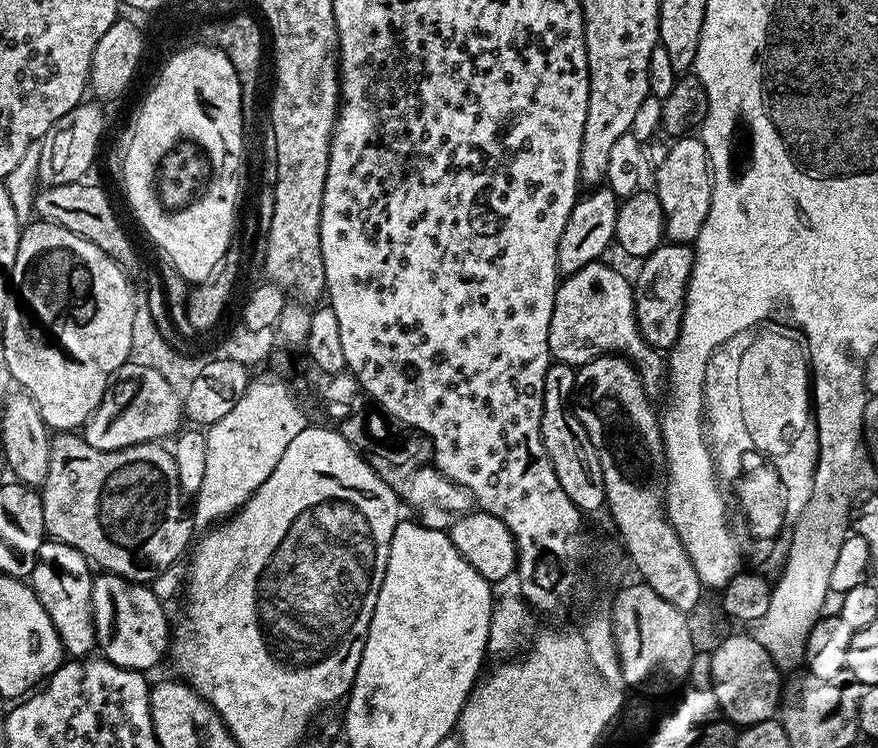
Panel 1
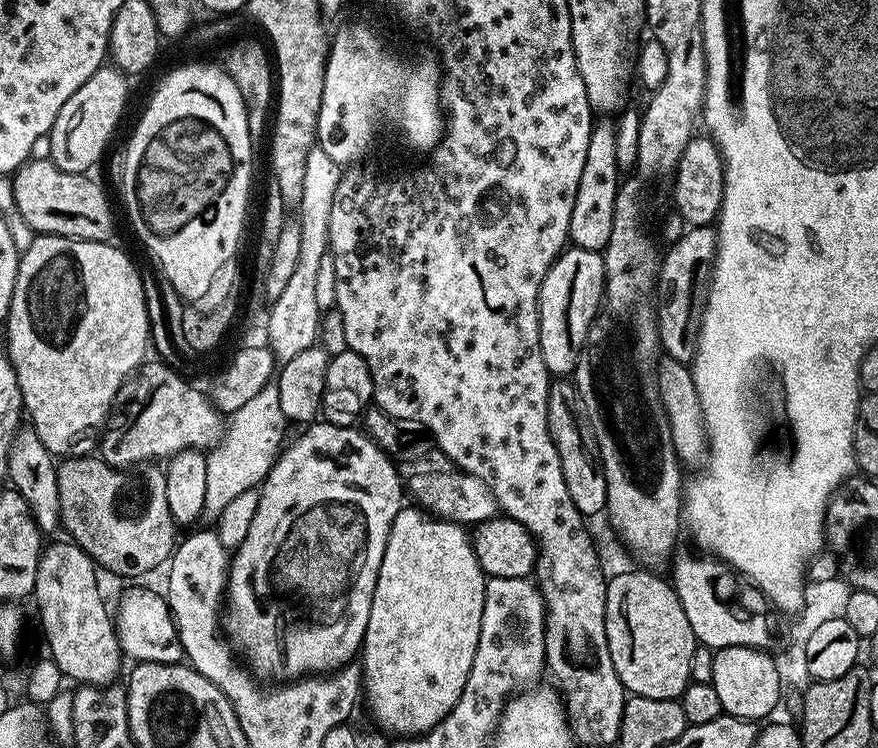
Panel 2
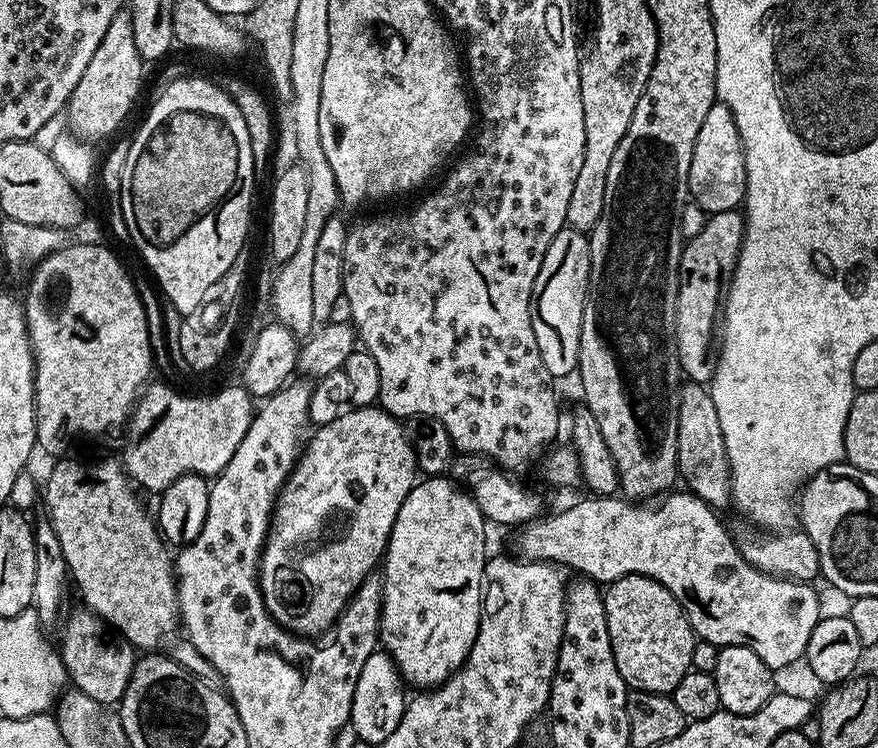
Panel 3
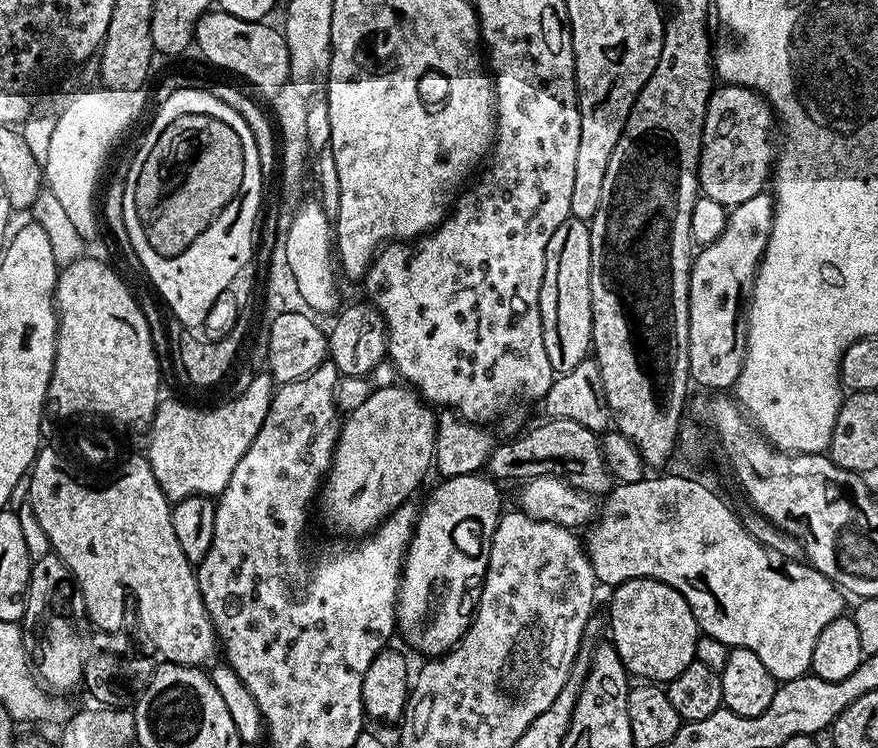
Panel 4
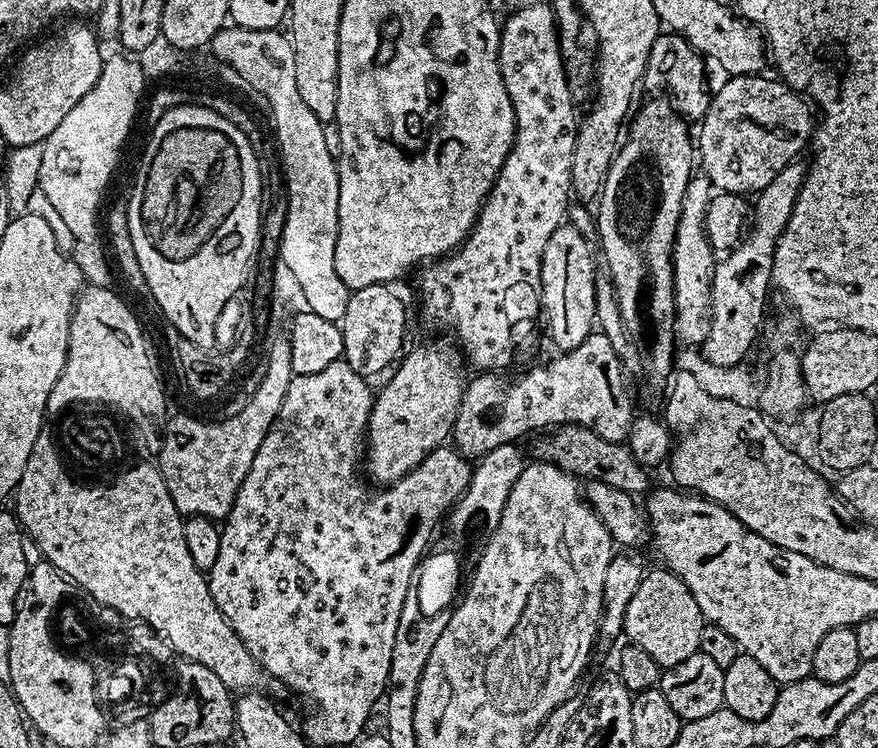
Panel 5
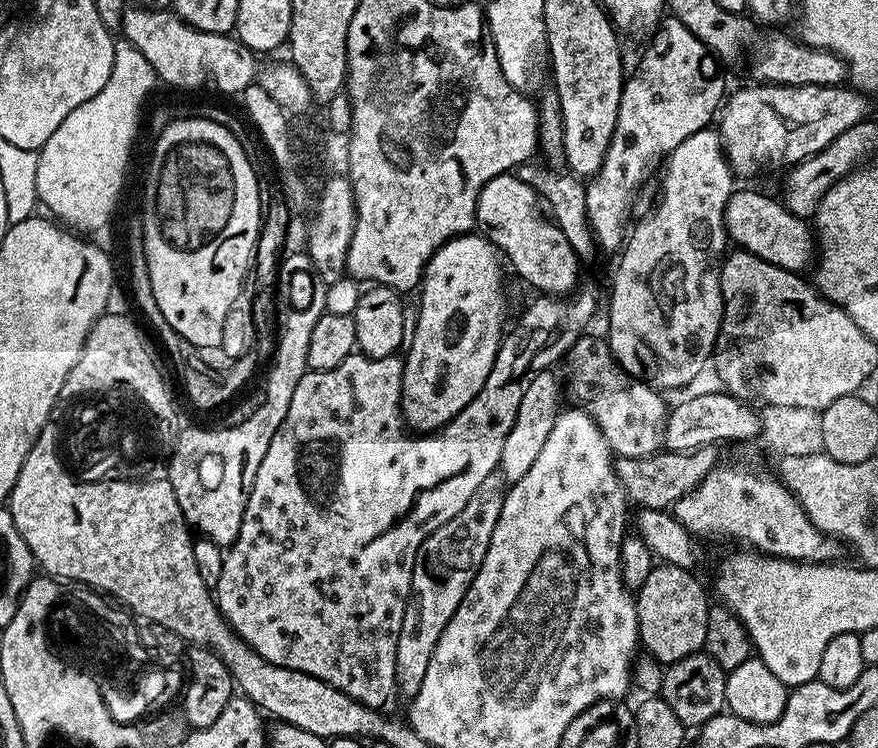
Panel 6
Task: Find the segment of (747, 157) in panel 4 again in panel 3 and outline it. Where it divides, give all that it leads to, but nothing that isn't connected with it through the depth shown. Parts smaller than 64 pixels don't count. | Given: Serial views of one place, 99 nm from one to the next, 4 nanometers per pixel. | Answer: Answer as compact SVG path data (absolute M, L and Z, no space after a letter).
M717 102L702 121L702 130L698 130L694 154L690 158L688 194L691 203L700 207L704 213L730 212L739 209L744 203L746 166L744 147L738 134L739 126L727 106Z

